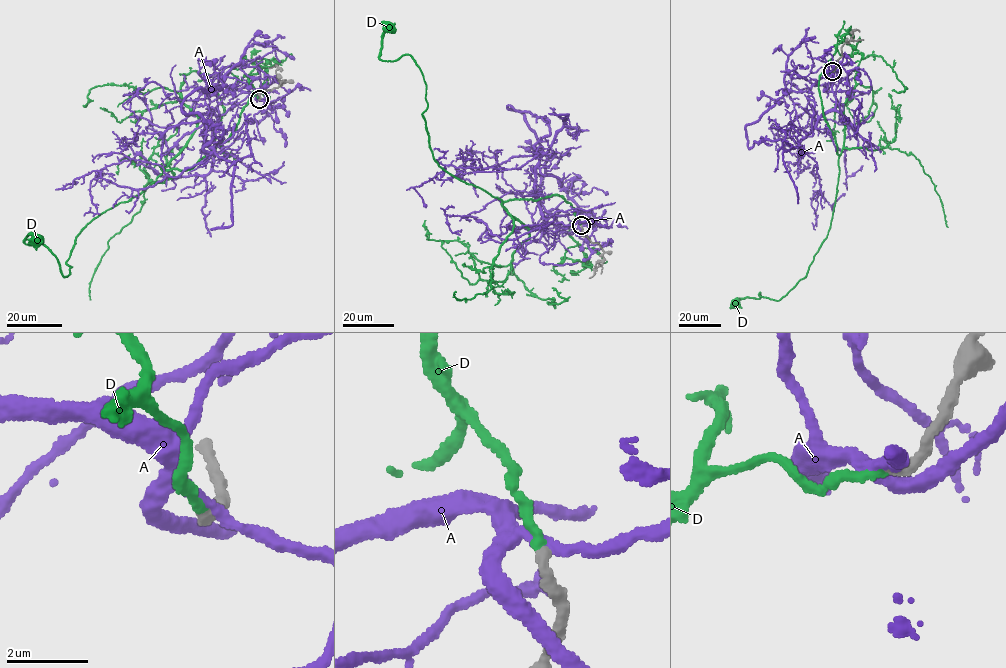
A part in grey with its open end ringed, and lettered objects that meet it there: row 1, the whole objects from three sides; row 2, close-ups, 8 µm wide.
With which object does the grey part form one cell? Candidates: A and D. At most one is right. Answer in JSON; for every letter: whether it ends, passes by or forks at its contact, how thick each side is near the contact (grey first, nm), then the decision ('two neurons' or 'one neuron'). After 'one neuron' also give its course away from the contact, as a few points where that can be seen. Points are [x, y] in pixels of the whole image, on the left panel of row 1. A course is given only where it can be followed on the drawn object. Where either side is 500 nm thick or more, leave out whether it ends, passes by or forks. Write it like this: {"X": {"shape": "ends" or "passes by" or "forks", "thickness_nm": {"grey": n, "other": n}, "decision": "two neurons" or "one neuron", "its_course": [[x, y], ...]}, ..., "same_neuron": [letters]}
{"A": {"shape": "passes by", "thickness_nm": {"grey": 280, "other": 240}, "decision": "two neurons"}, "D": {"shape": "ends", "thickness_nm": {"grey": 280, "other": 240}, "decision": "one neuron", "its_course": [[258, 99], [191, 168], [165, 169], [86, 226], [70, 274], [24, 241], [37, 238]]}, "same_neuron": ["D"]}

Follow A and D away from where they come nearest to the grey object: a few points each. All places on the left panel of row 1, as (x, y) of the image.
A: (259, 99), (195, 88), (182, 110), (223, 132), (208, 173), (139, 155), (115, 181)
D: (258, 99), (191, 168), (165, 169), (86, 226), (70, 274), (24, 241), (37, 238)

